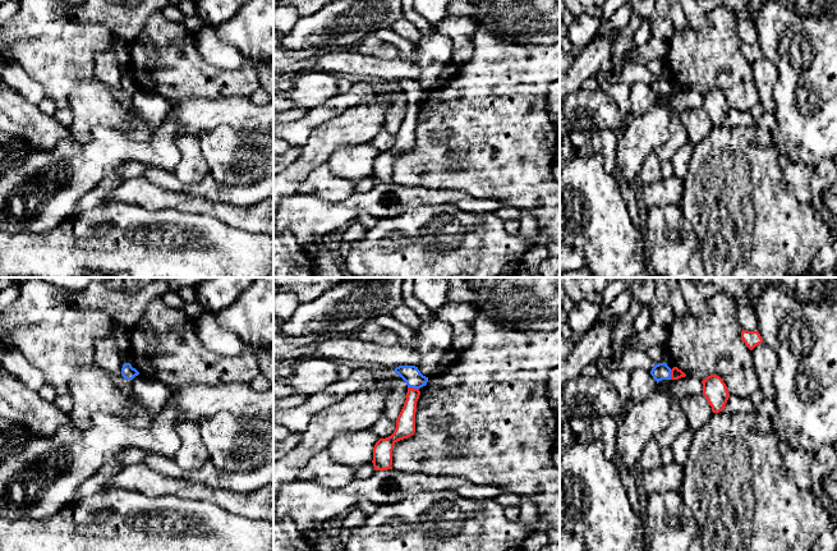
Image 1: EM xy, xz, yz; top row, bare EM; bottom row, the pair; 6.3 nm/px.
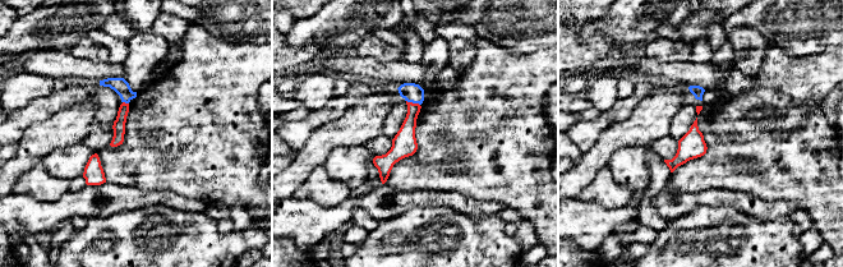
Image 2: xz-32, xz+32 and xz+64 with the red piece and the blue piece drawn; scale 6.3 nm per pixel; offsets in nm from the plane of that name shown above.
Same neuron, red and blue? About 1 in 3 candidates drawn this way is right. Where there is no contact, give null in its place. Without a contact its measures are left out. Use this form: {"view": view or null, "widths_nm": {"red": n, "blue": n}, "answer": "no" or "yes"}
{"view": "xz", "widths_nm": {"red": 130, "blue": 120}, "answer": "yes"}

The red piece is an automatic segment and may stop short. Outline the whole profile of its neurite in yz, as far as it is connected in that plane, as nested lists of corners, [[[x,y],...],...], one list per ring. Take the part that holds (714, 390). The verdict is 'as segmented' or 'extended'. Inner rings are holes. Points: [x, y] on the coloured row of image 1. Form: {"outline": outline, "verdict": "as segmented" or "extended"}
{"outline": [[[710,375],[703,384],[703,395],[712,407],[713,413],[725,410],[725,405],[730,398],[728,390],[723,380],[717,375]]], "verdict": "as segmented"}

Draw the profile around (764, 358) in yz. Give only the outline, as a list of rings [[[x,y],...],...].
[[[762,343],[751,350],[753,363],[759,378],[764,399],[776,399],[774,373],[778,367],[778,355],[774,349]]]

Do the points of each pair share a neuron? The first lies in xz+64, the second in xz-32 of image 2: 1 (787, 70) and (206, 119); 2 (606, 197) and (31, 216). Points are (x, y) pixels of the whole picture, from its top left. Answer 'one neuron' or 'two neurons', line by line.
1: one neuron
2: two neurons

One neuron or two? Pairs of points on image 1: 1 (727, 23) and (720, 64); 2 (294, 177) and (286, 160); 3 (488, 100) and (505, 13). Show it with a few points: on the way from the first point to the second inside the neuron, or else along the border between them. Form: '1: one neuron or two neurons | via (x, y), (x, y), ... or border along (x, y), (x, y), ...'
1: one neuron | via (720, 33), (720, 54)
2: two neurons | border along (302, 148), (300, 154), (286, 168)
3: two neurons | border along (478, 27), (496, 33), (505, 41), (529, 45)

